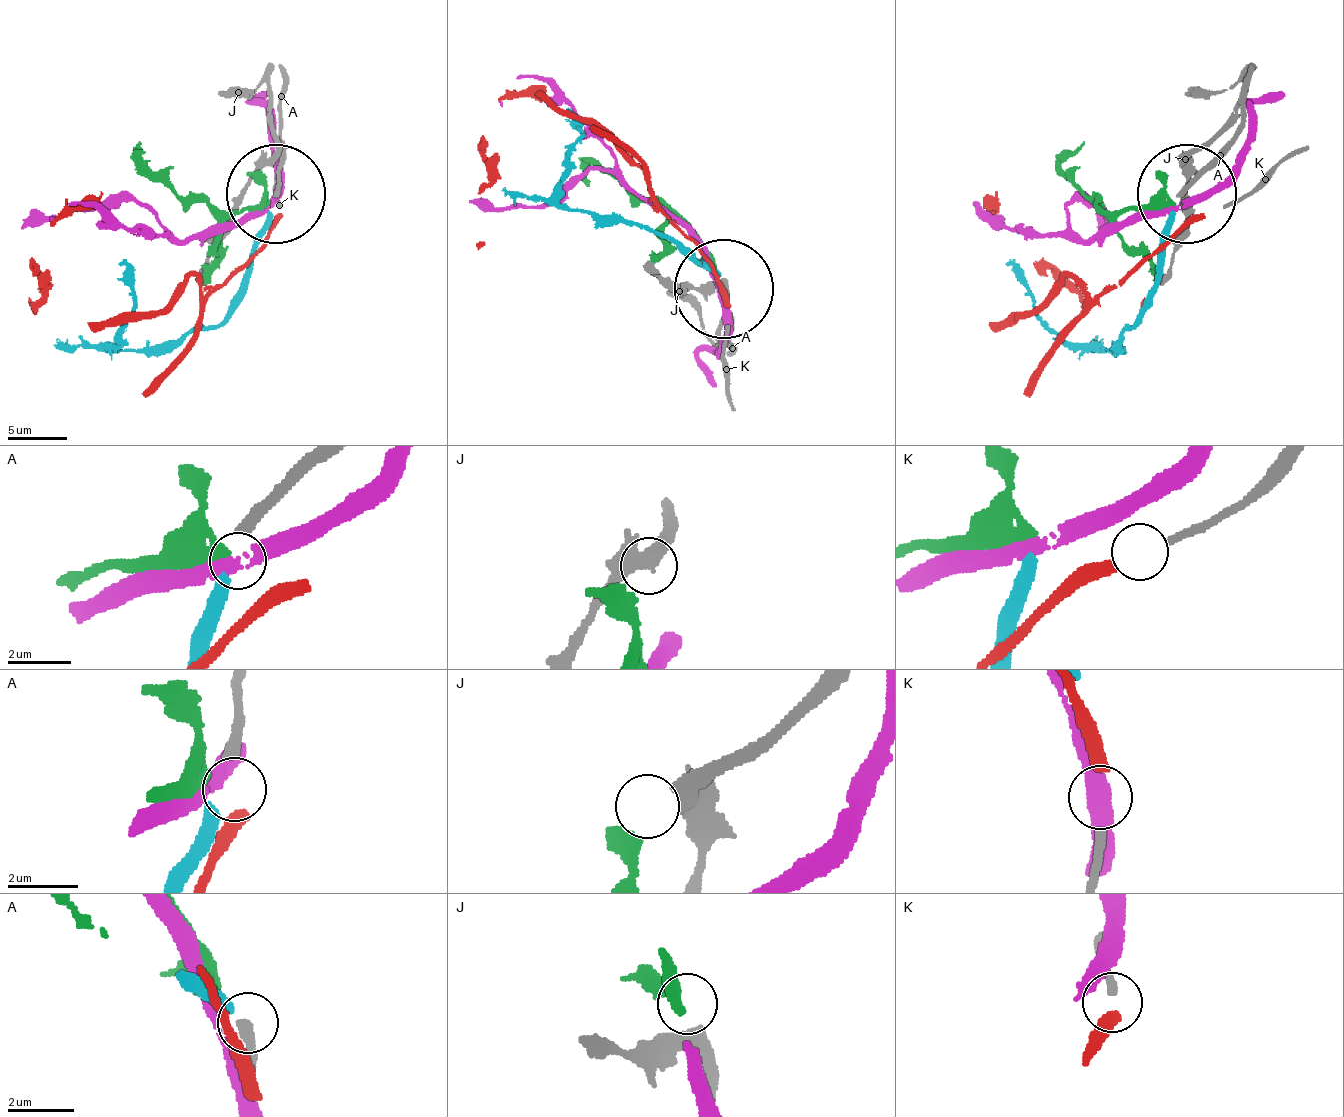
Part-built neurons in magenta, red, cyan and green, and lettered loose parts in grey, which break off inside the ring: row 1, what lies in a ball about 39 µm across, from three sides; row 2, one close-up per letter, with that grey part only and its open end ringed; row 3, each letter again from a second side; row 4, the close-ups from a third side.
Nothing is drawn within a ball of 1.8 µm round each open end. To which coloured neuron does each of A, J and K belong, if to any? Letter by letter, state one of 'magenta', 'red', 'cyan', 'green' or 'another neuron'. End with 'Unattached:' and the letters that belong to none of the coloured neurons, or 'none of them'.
A: cyan
J: another neuron
K: red
Unattached: J

